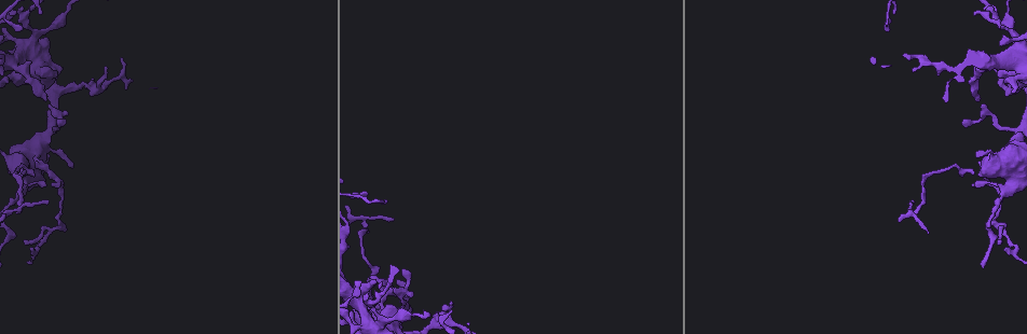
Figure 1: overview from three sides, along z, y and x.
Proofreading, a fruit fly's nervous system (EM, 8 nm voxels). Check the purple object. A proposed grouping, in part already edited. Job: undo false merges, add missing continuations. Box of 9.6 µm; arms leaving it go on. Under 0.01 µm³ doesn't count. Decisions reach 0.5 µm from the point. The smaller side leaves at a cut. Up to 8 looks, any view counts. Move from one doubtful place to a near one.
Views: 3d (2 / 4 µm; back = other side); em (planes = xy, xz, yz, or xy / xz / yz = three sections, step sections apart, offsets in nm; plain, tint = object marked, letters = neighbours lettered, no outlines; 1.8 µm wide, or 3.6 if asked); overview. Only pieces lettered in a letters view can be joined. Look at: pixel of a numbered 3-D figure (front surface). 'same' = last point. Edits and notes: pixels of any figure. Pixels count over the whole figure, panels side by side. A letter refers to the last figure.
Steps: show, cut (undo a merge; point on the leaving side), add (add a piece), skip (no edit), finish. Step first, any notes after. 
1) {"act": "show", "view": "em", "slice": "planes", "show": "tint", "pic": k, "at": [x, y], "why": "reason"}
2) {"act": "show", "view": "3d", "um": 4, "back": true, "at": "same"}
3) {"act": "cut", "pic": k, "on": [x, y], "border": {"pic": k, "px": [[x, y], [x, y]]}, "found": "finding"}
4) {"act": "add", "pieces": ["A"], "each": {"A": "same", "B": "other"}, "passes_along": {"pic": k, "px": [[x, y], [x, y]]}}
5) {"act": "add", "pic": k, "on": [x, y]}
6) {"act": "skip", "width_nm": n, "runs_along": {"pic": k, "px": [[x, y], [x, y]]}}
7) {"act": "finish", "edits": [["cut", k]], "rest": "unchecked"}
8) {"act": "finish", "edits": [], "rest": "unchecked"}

{"act": "show", "view": "em", "slice": "planes", "show": "letters", "pic": 1, "at": [979, 101], "why": "an open end"}

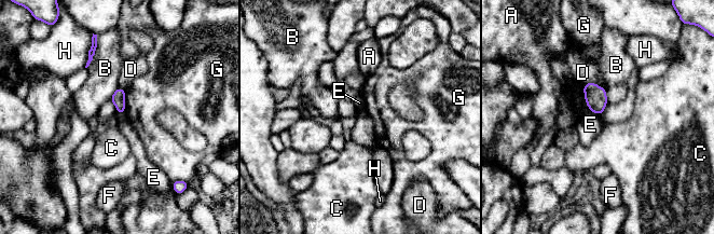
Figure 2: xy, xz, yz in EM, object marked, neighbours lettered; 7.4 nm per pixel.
{"act": "skip", "width_nm": 100, "each": {"A": "other", "B": "other", "C": "other", "D": "other", "E": "other", "F": "other", "G": "other", "H": "other"}, "border": {"pic": 2, "px": [[590, 110], [601, 114]]}, "found": "none of them fits"}

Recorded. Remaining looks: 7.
{"act": "show", "view": "3d", "um": 4, "pic": 1, "at": [20, 10], "why": "abrupt turn"}

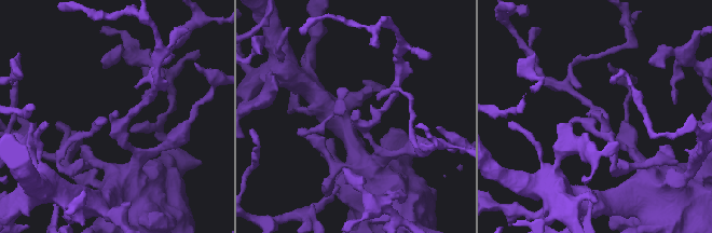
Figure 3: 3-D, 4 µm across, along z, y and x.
{"act": "show", "view": "em", "slice": "xy", "step": 16, "show": "tint", "pic": 3, "at": [109, 117], "arms": 3, "why": "now the EM"}

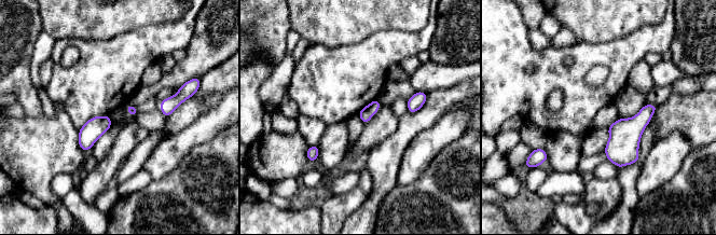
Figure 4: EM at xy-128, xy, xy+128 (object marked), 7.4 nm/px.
{"act": "show", "view": "em", "slice": "planes", "show": "letters", "at": "same", "why": "another direction"}

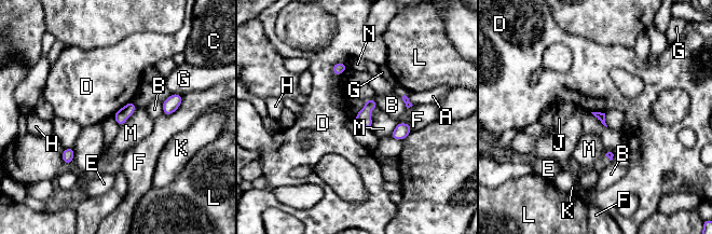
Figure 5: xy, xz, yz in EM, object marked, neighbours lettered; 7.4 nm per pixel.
{"act": "skip", "each": {"A": "other", "B": "other", "C": "other", "D": "other", "E": "other", "F": "other", "G": "other", "H": "other", "J": "other", "K": "other", "L": "other", "M": "other", "N": "other"}, "border": {"pic": 5, "px": [[347, 66], [339, 74], [331, 70]]}, "found": "continuous, no second neuron"}

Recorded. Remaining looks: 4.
{"act": "show", "view": "3d", "um": 4, "pic": 1, "at": [976, 186]}

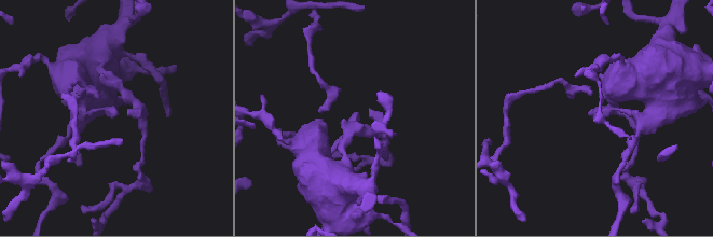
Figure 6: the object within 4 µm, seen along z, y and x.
{"act": "show", "view": "em", "slice": "xy", "step": 4, "show": "tint", "pic": 6, "at": [594, 113]}

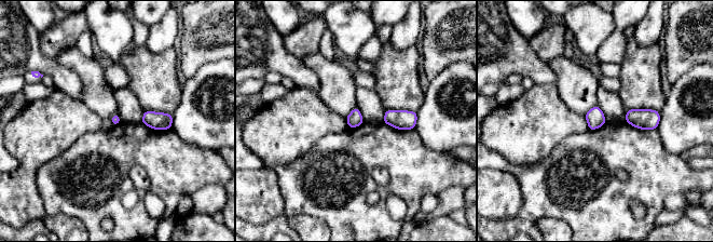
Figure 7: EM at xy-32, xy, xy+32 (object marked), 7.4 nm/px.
{"act": "show", "view": "em", "slice": "xy", "step": 4, "show": "letters", "at": "same", "why": "see the neighbours"}

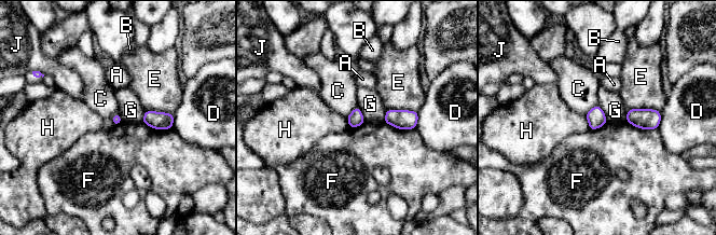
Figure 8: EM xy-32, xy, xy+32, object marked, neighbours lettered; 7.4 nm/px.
{"act": "skip", "width_nm": 70, "each": {"A": "other", "B": "other", "C": "other", "D": "other", "E": "other", "F": "other", "G": "other", "H": "other", "J": "other"}, "found": "one neuron here"}

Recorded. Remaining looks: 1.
{"act": "finish", "edits": [], "rest": "unchecked"}

